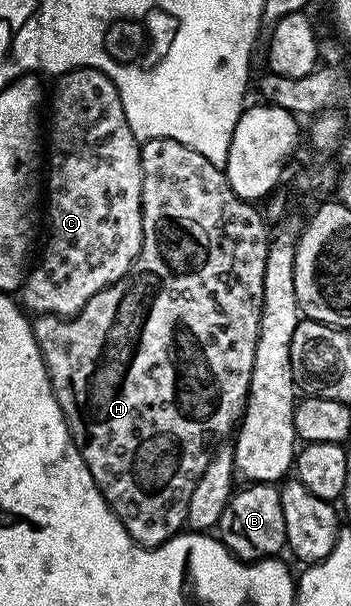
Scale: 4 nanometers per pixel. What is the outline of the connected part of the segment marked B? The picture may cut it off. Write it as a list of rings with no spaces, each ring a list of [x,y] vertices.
[[[252,483],[240,486],[232,494],[225,513],[217,524],[218,538],[238,558],[244,561],[270,559],[287,547],[285,513],[281,513],[280,488],[269,483]]]

